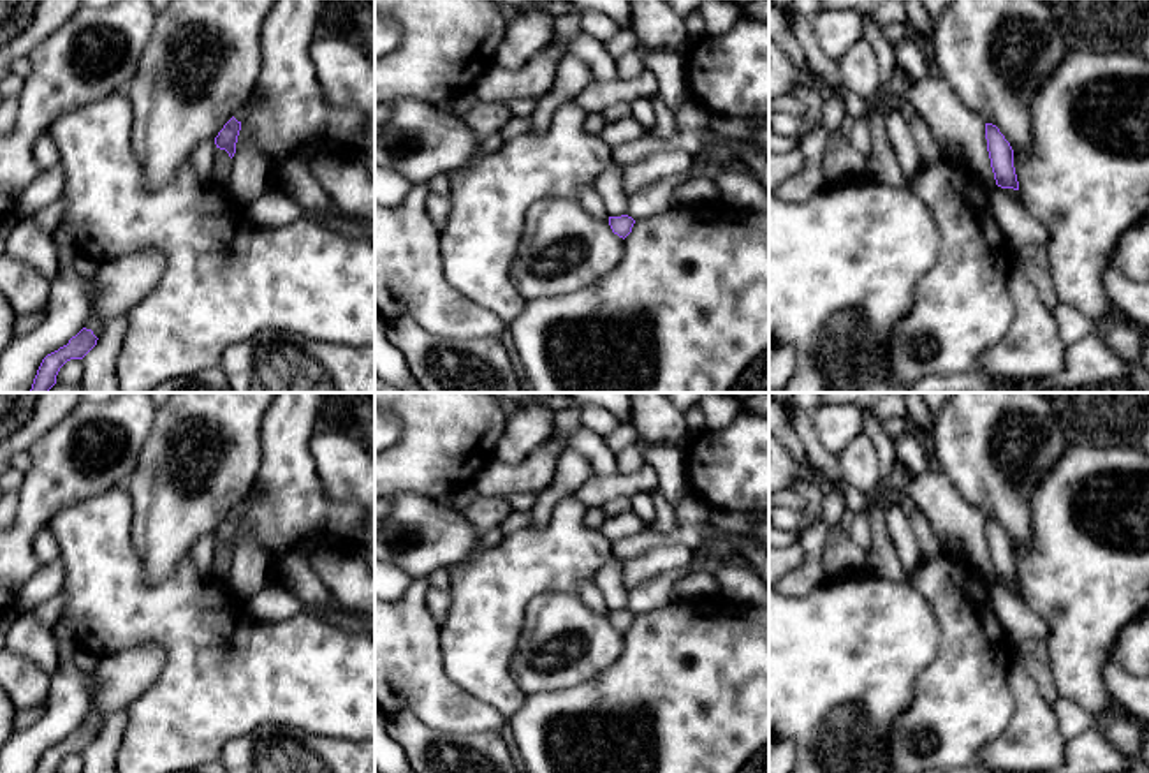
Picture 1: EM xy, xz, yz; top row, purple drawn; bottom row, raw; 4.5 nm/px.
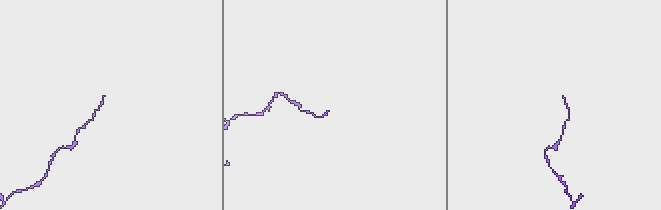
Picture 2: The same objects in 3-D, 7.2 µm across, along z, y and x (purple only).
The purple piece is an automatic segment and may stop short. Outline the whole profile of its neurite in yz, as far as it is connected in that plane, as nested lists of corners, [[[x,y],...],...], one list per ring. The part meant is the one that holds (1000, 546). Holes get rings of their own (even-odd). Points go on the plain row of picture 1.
[[[985,518],[985,534],[996,579],[1001,583],[1019,585],[1010,537],[992,518]]]

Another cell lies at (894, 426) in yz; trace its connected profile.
[[[890,417],[882,421],[883,430],[894,438],[915,431],[908,419]]]

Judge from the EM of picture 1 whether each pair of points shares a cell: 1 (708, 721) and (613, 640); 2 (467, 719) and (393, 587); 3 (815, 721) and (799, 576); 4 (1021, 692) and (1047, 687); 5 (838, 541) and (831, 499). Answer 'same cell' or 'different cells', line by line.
1: different cells
2: different cells
3: different cells
4: different cells
5: different cells

